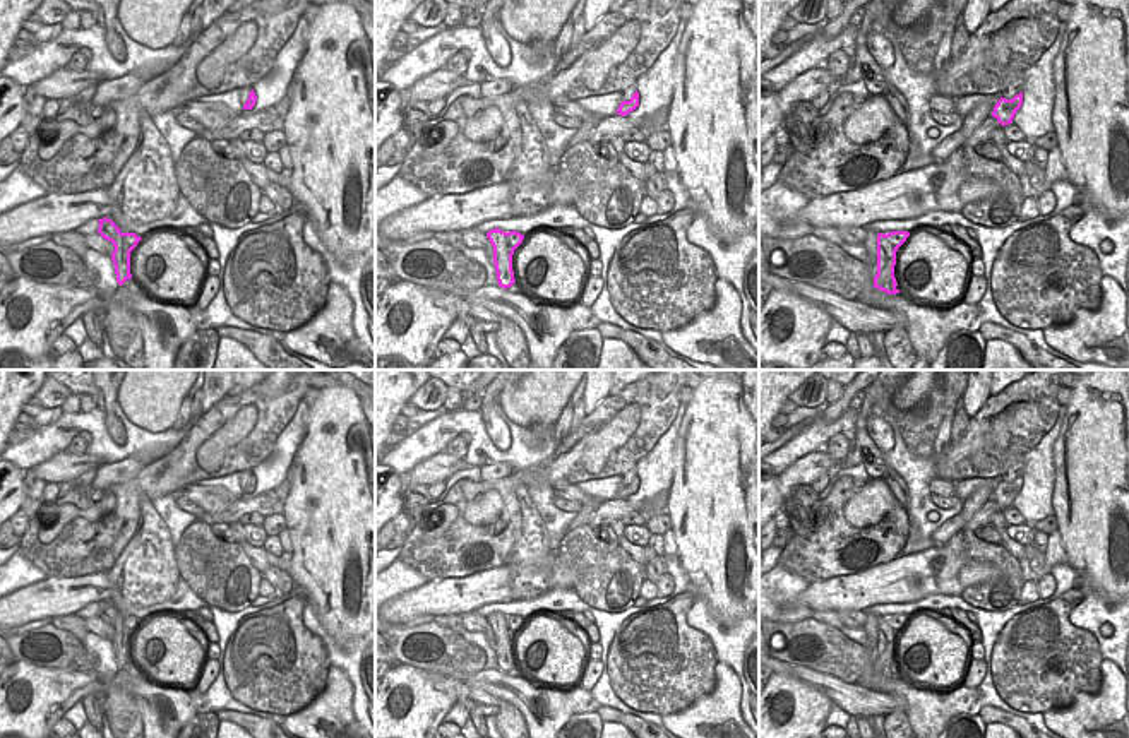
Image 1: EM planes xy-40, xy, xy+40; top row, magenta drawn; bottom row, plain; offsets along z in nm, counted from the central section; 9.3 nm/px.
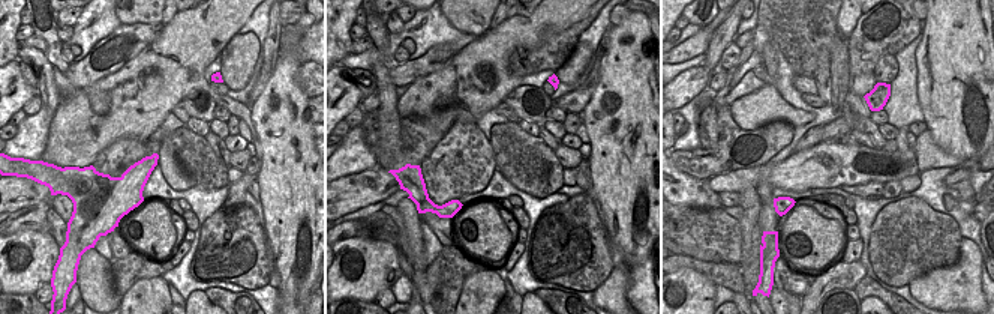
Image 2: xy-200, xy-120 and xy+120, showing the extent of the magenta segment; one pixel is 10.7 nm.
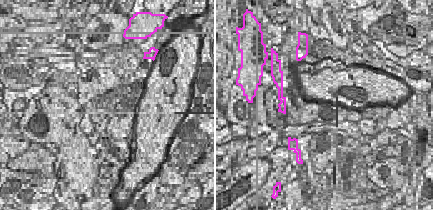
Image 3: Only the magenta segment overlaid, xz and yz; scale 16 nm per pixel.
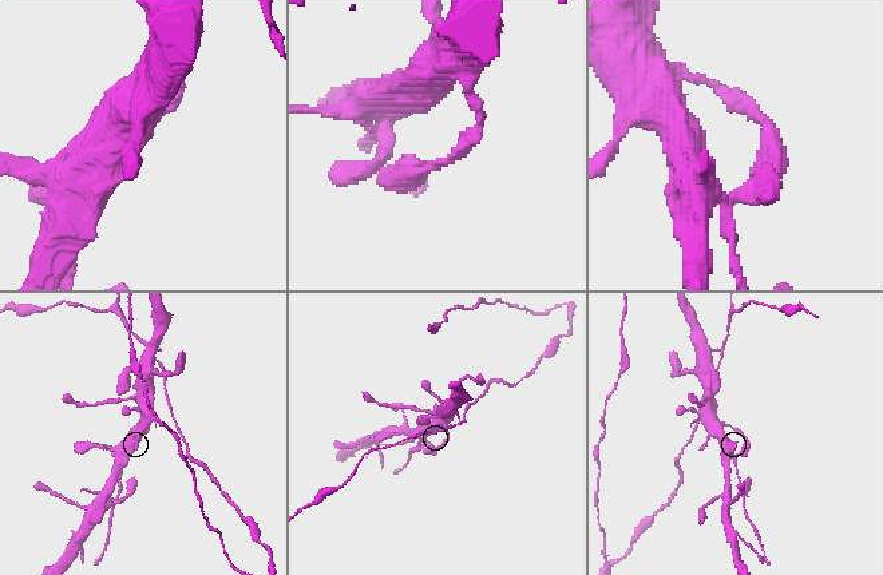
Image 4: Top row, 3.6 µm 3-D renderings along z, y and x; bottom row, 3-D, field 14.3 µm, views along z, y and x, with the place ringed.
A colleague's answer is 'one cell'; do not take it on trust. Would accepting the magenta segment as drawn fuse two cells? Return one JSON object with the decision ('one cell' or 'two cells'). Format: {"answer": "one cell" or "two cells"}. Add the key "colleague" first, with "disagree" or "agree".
{"colleague": "disagree", "answer": "two cells"}

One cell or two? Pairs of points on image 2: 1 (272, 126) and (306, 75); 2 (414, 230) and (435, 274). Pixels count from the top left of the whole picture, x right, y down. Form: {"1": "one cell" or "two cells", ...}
{"1": "two cells", "2": "two cells"}

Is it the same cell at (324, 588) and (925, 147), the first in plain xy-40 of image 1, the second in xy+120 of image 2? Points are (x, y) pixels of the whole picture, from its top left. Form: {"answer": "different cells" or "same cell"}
{"answer": "different cells"}

